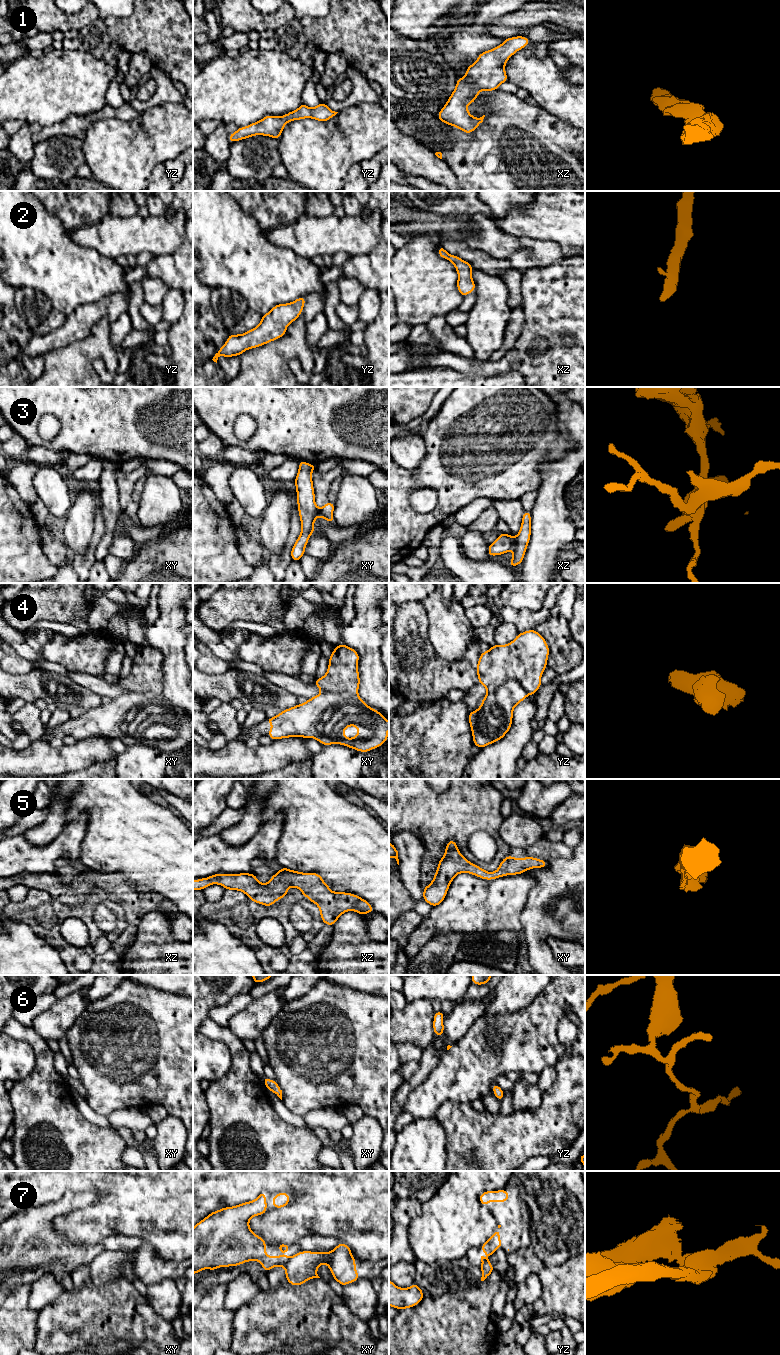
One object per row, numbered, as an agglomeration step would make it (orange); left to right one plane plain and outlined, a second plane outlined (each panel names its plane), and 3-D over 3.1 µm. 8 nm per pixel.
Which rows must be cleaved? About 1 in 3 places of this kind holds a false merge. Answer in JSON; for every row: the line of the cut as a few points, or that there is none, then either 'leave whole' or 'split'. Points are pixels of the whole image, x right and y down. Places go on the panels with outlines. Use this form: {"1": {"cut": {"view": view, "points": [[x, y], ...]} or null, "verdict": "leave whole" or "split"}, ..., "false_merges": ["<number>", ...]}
{"1": {"cut": null, "verdict": "leave whole"}, "2": {"cut": null, "verdict": "leave whole"}, "3": {"cut": {"view": "xz", "points": [[514, 538], [514, 546], [512, 548]]}, "verdict": "split"}, "4": {"cut": {"view": "yz", "points": [[488, 693], [508, 680], [516, 680], [528, 694]]}, "verdict": "split"}, "5": {"cut": null, "verdict": "leave whole"}, "6": {"cut": null, "verdict": "leave whole"}, "7": {"cut": {"view": "xy", "points": [[290, 1258], [283, 1266]]}, "verdict": "split"}, "false_merges": ["3", "4", "7"]}

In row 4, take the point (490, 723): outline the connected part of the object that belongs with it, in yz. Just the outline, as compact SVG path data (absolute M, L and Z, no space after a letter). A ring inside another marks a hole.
M508 680L482 699L477 710L469 712L474 746L485 746L501 740L510 730L513 710L528 696L516 680Z

